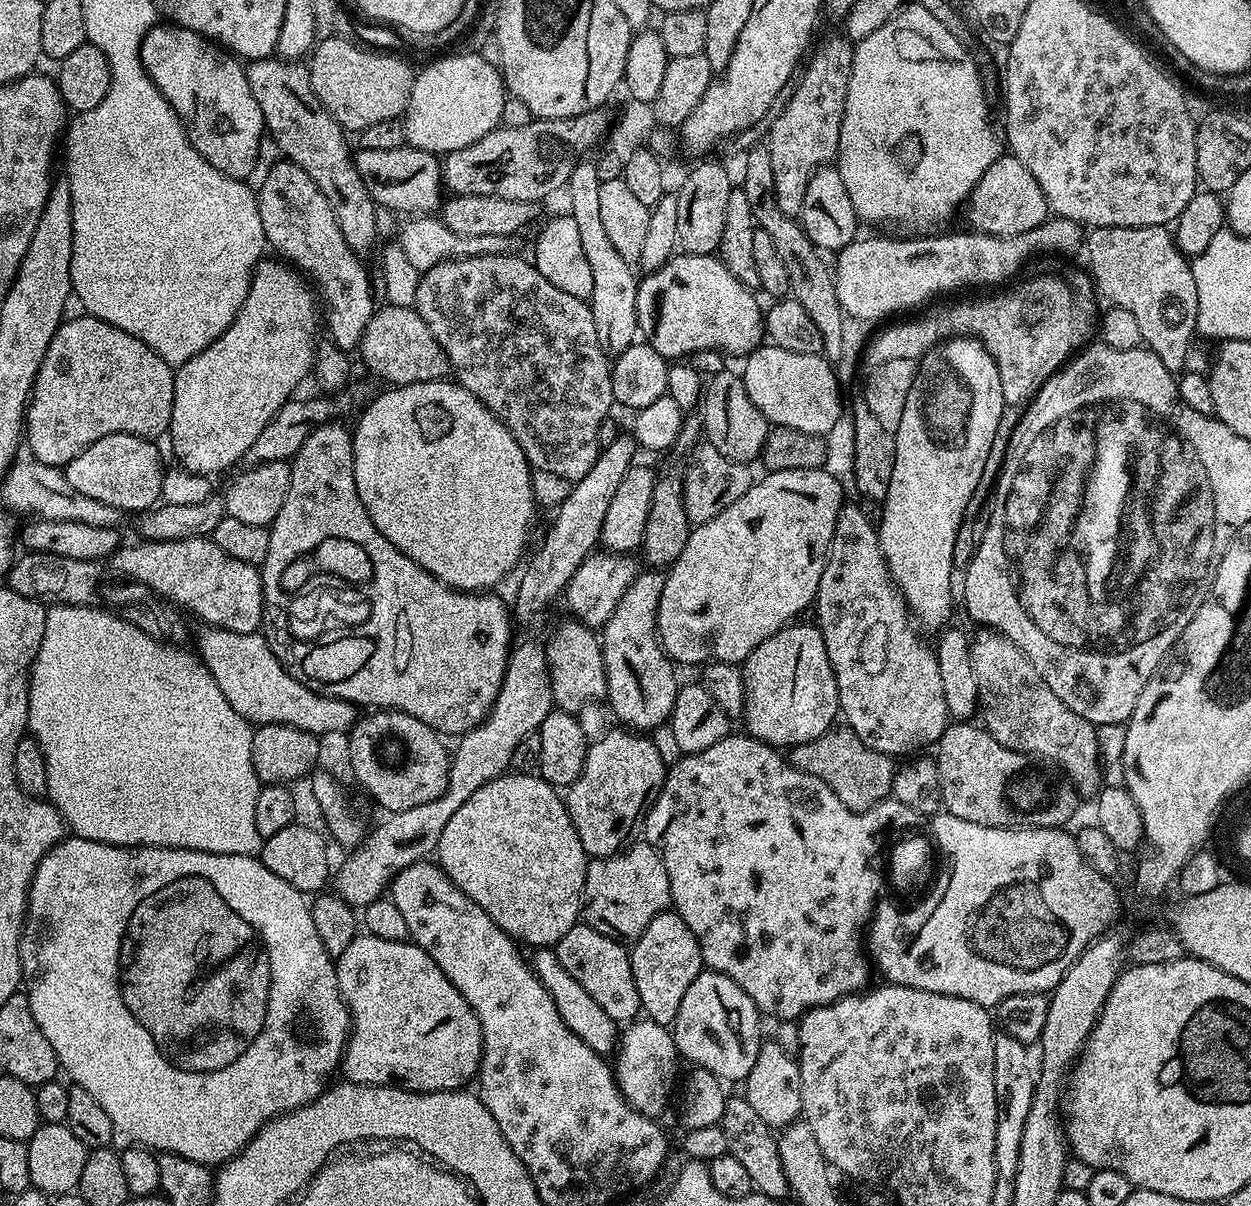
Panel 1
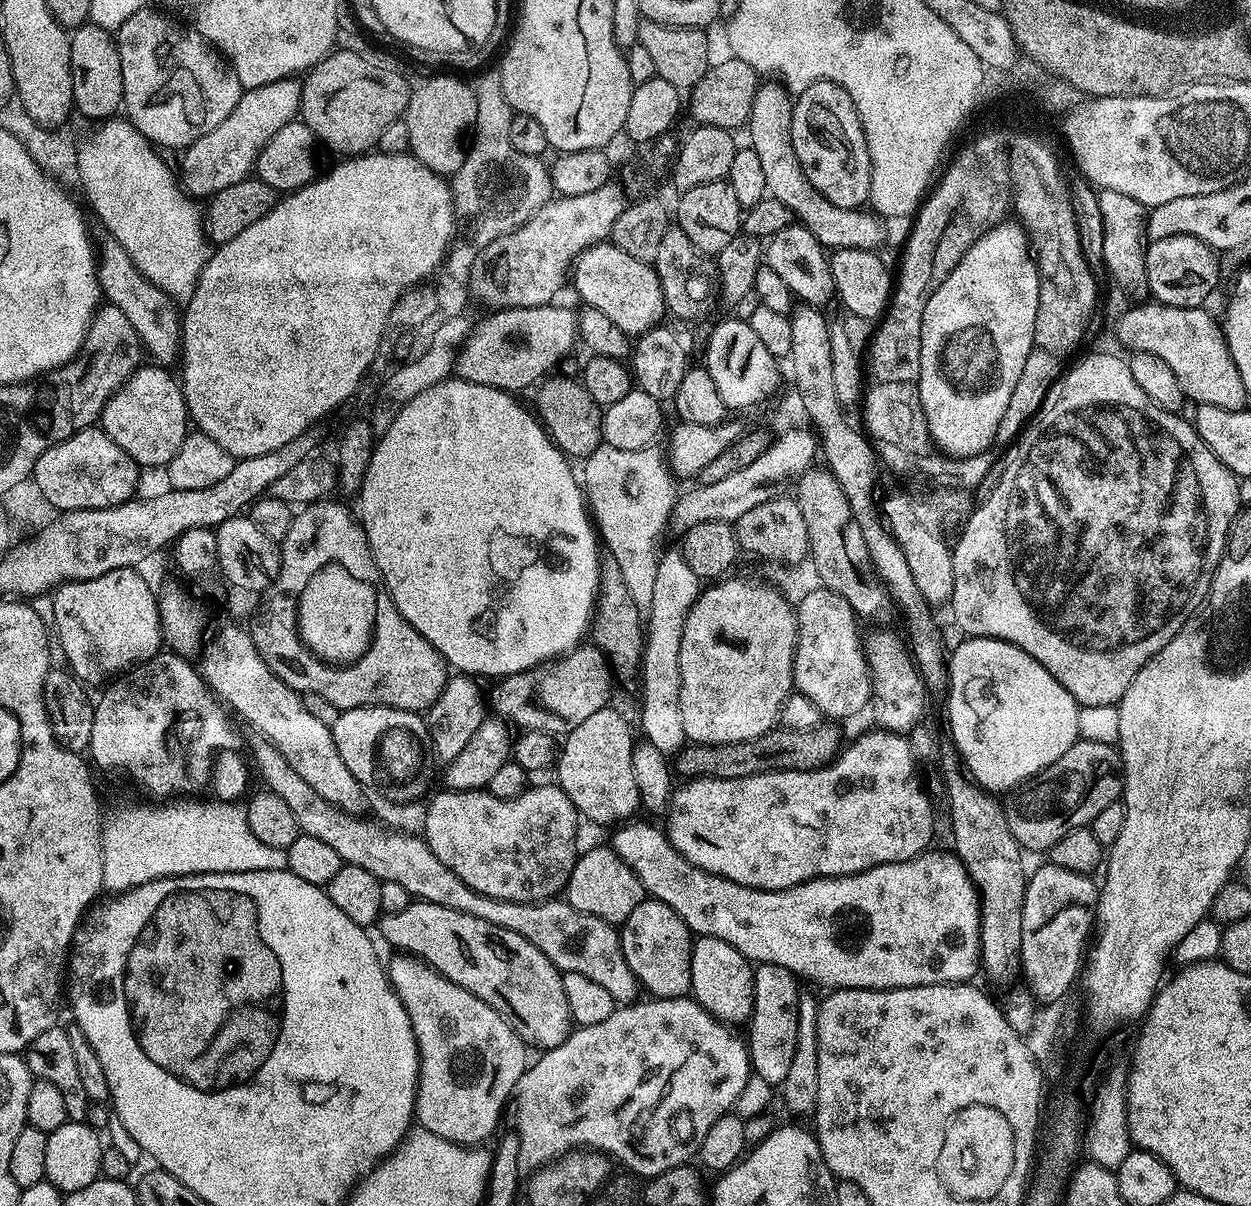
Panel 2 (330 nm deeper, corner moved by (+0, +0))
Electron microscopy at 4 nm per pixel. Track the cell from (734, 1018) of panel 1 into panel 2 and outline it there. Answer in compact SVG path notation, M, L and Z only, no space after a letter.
M696 936L692 941L692 961L690 962L690 974L692 975L691 995L718 1020L723 1020L729 1026L743 1025L752 1015L754 1006L754 968L749 960L730 942L722 942L722 938L710 938L709 936Z

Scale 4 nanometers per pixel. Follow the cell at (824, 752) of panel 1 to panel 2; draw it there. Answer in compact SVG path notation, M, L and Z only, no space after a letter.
M832 722L825 723L814 730L794 732L783 726L762 734L746 742L733 744L694 744L689 743L674 756L674 772L681 781L729 780L757 776L760 772L809 772L831 764L842 751L840 732Z

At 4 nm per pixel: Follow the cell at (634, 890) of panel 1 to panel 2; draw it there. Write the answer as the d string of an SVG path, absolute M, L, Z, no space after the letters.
M611 846L604 848L588 848L576 857L576 865L566 885L566 899L574 910L582 910L582 914L594 914L594 918L602 918L602 922L613 926L623 925L626 918L646 898L642 882L634 874L622 858Z

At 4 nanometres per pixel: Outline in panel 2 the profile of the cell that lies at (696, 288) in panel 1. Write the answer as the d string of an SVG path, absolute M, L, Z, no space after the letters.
M611 242L596 244L586 249L574 262L570 272L570 280L576 283L576 292L585 301L587 307L596 308L618 330L622 330L629 338L638 338L643 332L657 327L661 323L660 315L665 315L663 290L653 265L638 262L638 258L630 258L626 250Z

